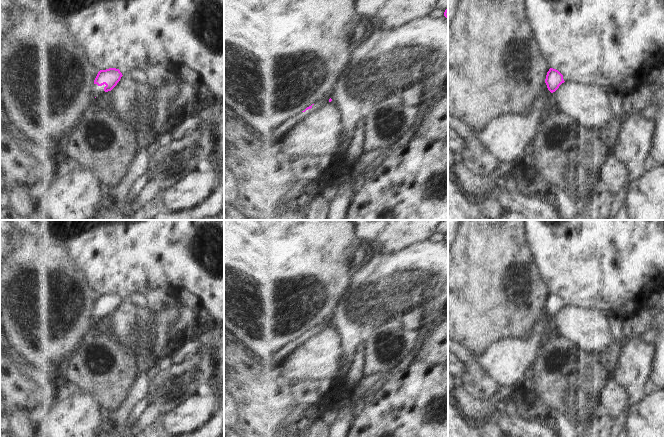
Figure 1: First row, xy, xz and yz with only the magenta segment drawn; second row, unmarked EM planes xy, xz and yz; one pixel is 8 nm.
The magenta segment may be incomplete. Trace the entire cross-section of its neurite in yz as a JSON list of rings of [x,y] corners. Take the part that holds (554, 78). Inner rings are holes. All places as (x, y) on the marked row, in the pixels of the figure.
[[[550,68],[547,72],[545,83],[548,90],[553,93],[564,83],[563,75],[556,69]]]

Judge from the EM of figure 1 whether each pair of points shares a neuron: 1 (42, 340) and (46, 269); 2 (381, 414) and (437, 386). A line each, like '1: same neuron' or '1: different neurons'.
1: same neuron
2: same neuron

